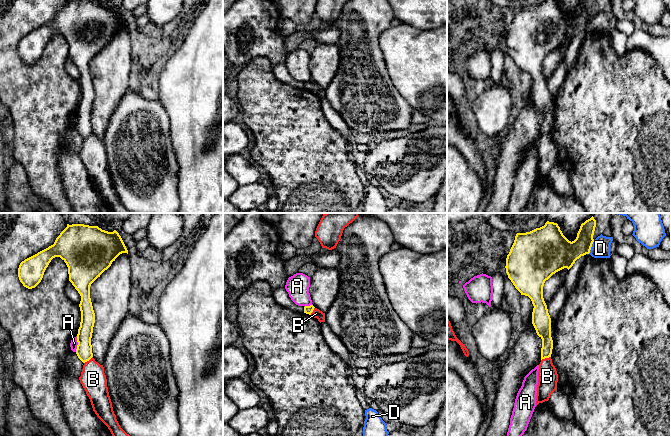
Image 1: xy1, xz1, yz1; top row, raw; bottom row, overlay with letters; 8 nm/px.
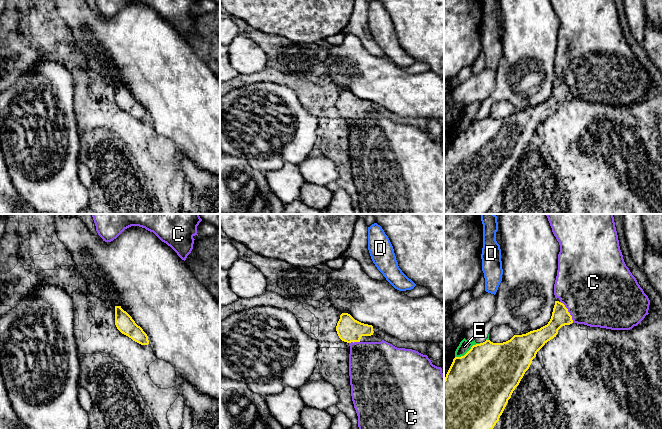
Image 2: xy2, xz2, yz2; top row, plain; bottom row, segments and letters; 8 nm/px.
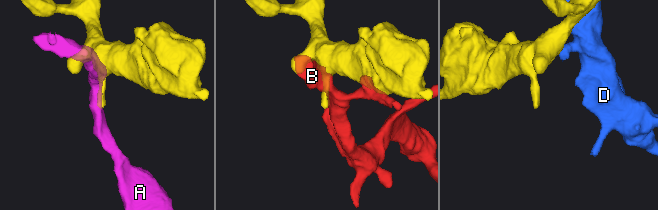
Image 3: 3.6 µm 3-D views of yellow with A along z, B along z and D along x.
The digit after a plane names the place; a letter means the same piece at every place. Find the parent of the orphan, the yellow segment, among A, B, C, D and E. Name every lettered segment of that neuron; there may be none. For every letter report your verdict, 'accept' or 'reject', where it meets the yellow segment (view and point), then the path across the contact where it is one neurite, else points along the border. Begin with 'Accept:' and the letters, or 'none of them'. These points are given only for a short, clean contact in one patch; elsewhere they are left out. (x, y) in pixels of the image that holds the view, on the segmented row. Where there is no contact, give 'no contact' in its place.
Accept: C
A: reject; meets yellow in xy1 at (78, 344); border along xy1 (77, 336), (77, 348), (75, 351)
B: reject; meets yellow in yz1 at (545, 357); border along yz1 (550, 356), (541, 360)
C: accept; meets yellow in yz2 at (568, 312); runs through yz2 (560, 317), (568, 312), (594, 295)
D: reject; meets yellow in yz1 at (591, 246)
E: reject; meets yellow in yz2 at (469, 350); border along yz2 (481, 342), (473, 345), (463, 355), (455, 357)

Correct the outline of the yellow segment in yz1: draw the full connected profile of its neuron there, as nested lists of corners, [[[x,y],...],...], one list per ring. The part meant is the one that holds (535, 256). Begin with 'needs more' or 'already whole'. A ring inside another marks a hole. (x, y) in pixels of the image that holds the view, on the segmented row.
already whole; [[[592,216],[581,224],[576,239],[571,242],[563,235],[557,223],[547,221],[540,228],[526,233],[517,233],[507,255],[505,268],[508,278],[521,295],[528,296],[531,299],[534,306],[532,324],[537,335],[542,339],[541,360],[551,357],[553,349],[551,318],[543,298],[544,283],[556,272],[564,268],[569,270],[577,259],[590,253],[594,242],[595,227],[596,220]]]

